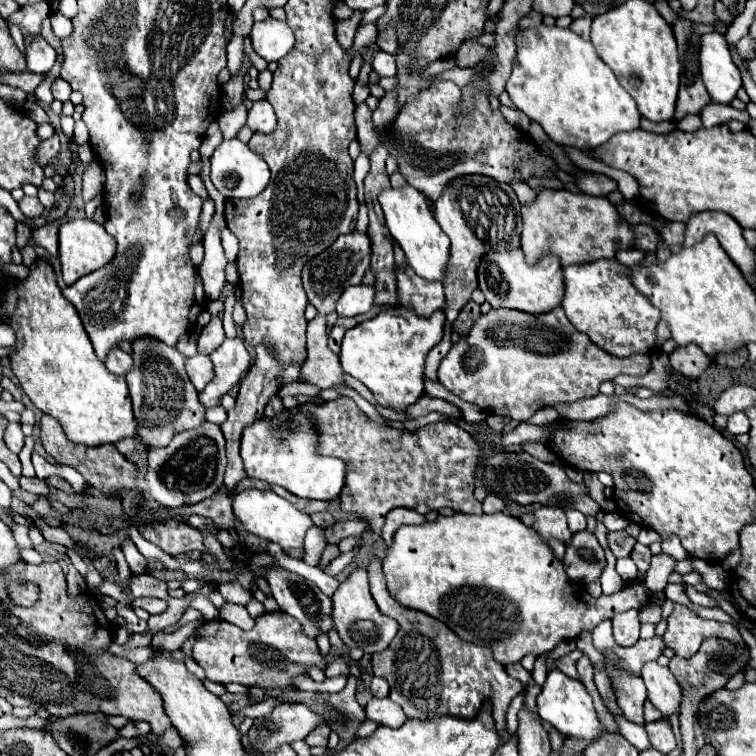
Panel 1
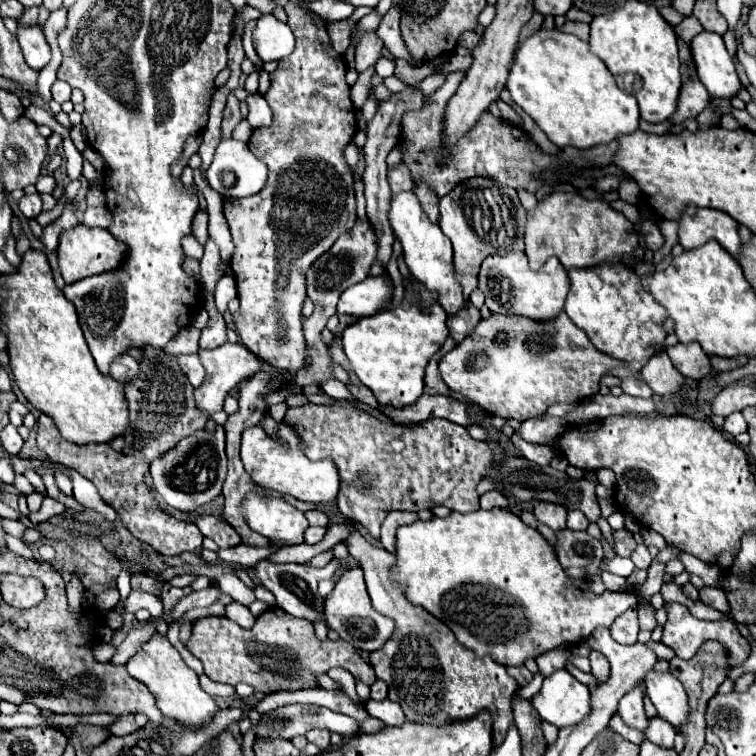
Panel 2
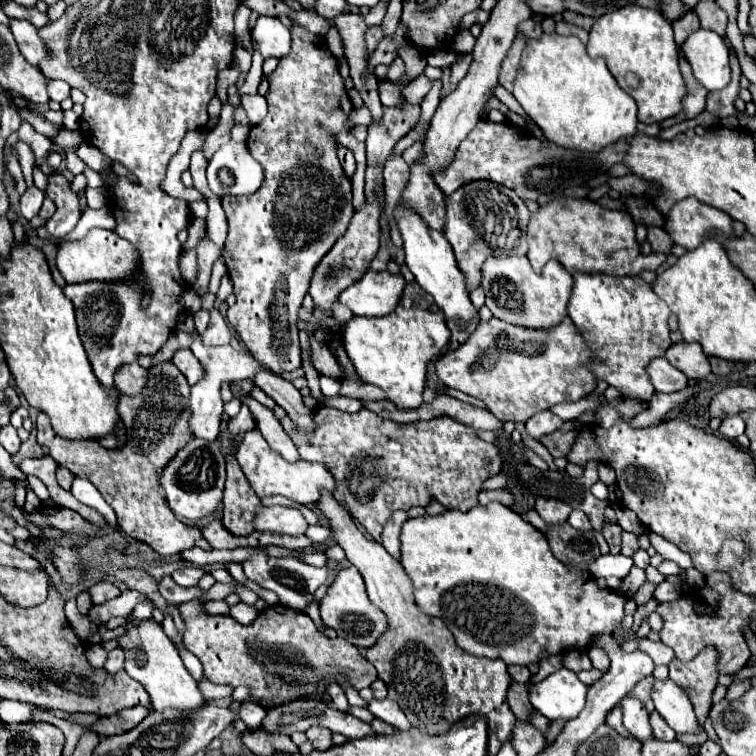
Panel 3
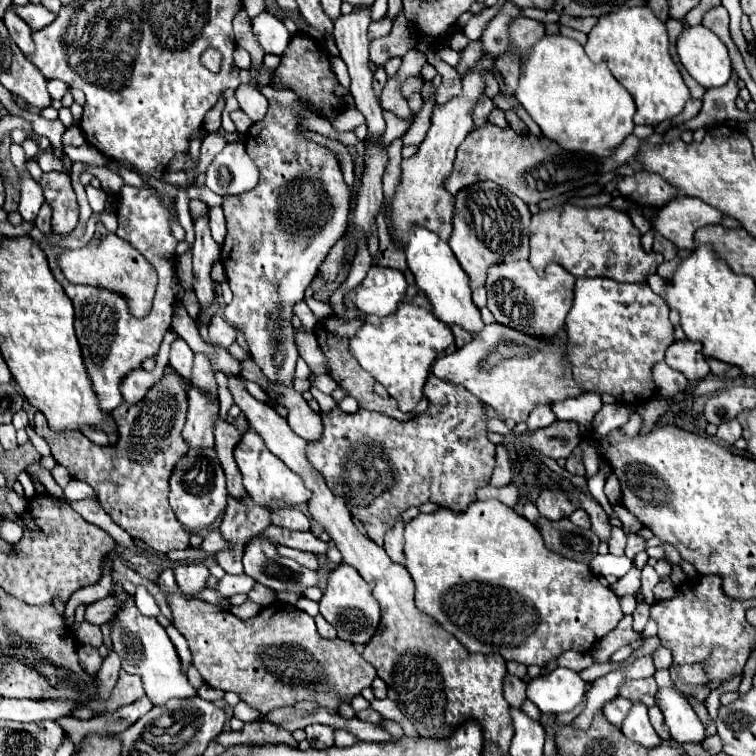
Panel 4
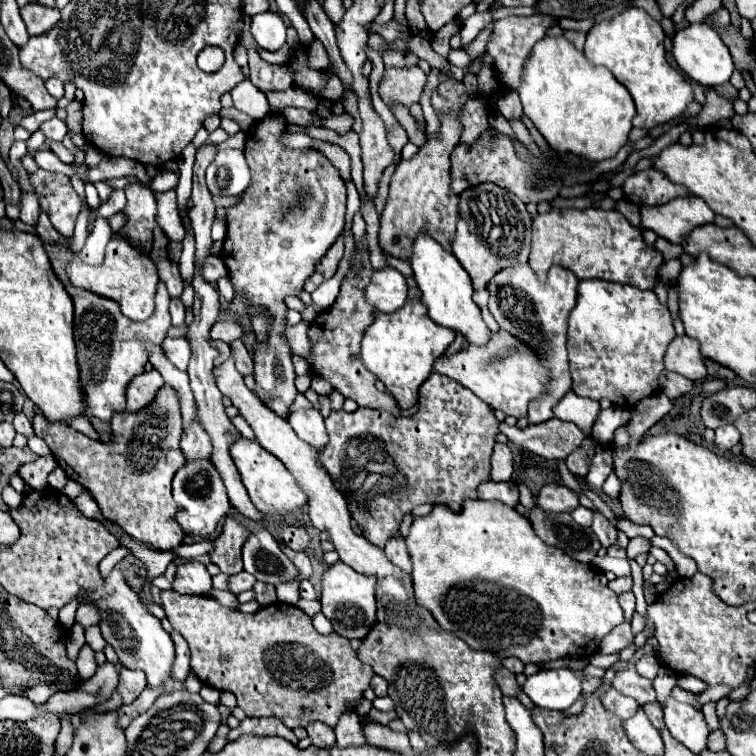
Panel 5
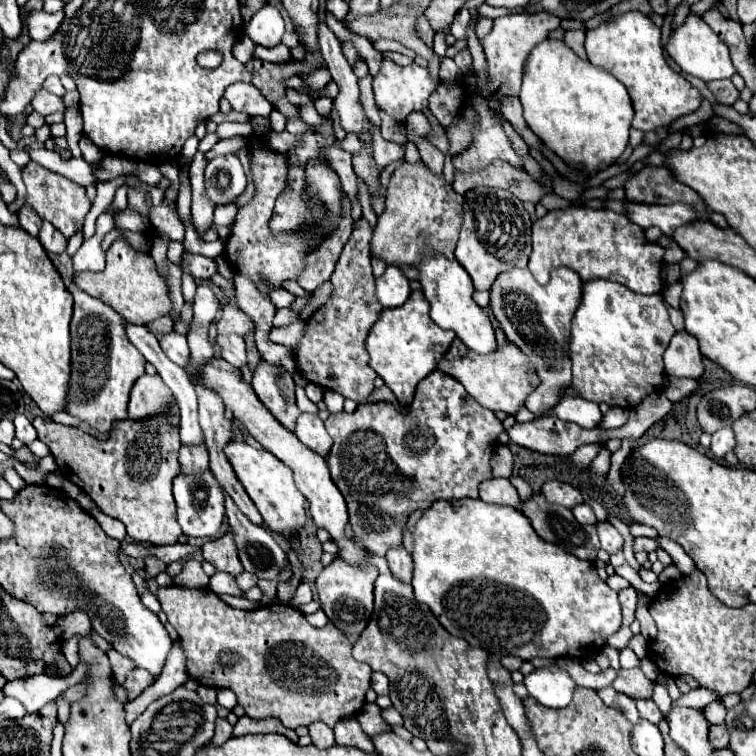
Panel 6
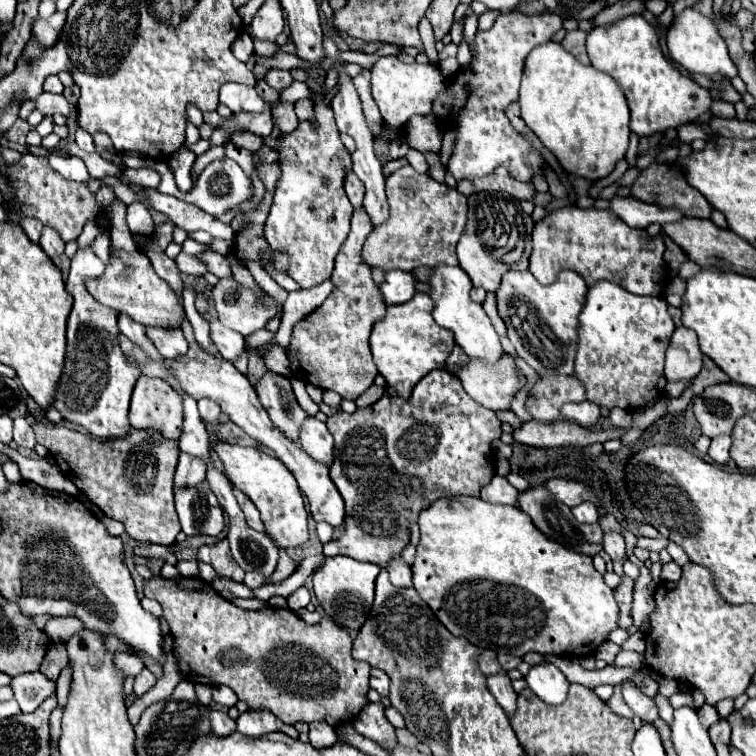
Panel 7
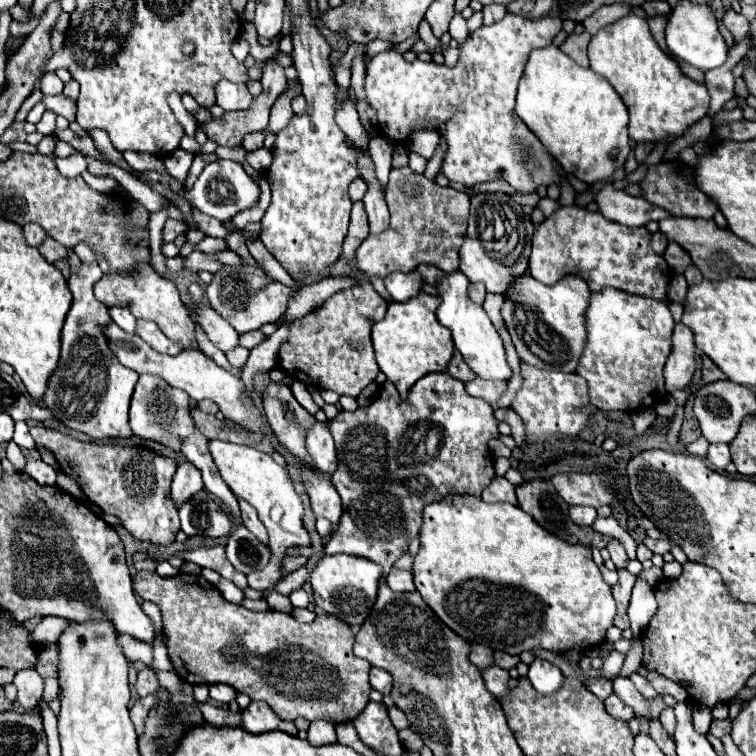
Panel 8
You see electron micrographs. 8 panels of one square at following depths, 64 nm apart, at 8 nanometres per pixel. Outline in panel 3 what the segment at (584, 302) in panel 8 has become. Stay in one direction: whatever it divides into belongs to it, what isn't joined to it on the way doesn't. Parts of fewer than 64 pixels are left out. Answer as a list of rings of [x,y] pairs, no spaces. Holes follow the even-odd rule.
[[[492,256],[482,266],[480,286],[486,292],[486,306],[496,318],[528,328],[554,328],[560,318],[566,316],[572,276],[556,260],[550,260],[546,264],[546,270],[536,274],[526,256]],[[538,412],[538,414],[534,414],[524,426],[526,426],[526,434],[528,434],[530,438],[540,440],[540,438],[552,434],[554,430],[558,430],[562,424],[564,424],[564,422],[562,422],[558,416],[554,416],[552,412]]]

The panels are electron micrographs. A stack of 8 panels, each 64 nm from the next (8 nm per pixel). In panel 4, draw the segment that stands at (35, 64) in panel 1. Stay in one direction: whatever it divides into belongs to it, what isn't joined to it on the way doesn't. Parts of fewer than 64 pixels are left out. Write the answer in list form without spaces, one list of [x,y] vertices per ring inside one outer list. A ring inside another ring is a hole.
[[[6,10],[6,14],[4,14],[4,24],[6,24],[12,40],[18,44],[18,48],[20,48],[26,56],[34,54],[34,40],[32,40],[32,30],[30,30],[30,26],[28,26],[22,18],[18,18],[12,10]]]

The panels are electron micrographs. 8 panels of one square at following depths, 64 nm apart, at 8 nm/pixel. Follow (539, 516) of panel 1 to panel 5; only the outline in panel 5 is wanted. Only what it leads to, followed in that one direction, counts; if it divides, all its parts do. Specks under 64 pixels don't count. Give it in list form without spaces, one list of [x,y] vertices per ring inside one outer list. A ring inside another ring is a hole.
[[[546,484],[538,498],[536,498],[538,506],[546,512],[552,514],[562,514],[562,512],[572,512],[578,506],[578,496],[566,488],[566,486],[558,486],[558,484]]]

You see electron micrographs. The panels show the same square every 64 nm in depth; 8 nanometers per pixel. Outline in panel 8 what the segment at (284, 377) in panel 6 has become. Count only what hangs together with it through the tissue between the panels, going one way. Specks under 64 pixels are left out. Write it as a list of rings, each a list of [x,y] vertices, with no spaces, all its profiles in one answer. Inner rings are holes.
[[[268,382],[264,394],[264,412],[266,418],[278,436],[278,440],[292,452],[300,462],[314,466],[312,458],[304,448],[304,434],[308,426],[314,424],[314,416],[308,414],[294,398],[292,390],[284,382]]]

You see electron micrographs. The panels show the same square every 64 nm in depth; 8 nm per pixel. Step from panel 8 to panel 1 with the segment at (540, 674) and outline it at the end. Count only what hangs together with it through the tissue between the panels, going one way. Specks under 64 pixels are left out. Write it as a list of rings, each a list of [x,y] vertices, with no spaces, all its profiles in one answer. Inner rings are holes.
[[[550,670],[548,678],[542,686],[542,692],[538,696],[538,714],[542,720],[550,722],[562,736],[570,736],[576,740],[584,740],[586,744],[598,742],[604,736],[604,726],[600,724],[592,698],[586,692],[584,684],[576,678],[568,678],[560,670]]]

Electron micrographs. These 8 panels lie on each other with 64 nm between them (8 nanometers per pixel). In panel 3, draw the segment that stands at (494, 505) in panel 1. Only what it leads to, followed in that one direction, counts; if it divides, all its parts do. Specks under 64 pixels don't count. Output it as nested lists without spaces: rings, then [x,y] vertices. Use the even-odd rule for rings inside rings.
[[[484,490],[484,492],[480,492],[480,504],[482,506],[486,506],[486,504],[490,504],[490,502],[500,502],[500,504],[504,504],[504,506],[512,506],[512,494],[510,492],[506,492],[506,490]]]

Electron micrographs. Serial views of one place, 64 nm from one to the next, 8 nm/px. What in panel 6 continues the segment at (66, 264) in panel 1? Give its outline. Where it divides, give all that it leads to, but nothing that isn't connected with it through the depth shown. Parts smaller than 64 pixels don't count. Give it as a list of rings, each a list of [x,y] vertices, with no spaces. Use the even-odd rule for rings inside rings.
[[[116,240],[108,248],[106,268],[102,272],[78,272],[74,274],[74,284],[90,296],[96,296],[102,302],[110,304],[120,316],[136,324],[148,324],[158,316],[168,314],[172,308],[166,282],[158,276],[152,256],[134,250],[126,240]]]

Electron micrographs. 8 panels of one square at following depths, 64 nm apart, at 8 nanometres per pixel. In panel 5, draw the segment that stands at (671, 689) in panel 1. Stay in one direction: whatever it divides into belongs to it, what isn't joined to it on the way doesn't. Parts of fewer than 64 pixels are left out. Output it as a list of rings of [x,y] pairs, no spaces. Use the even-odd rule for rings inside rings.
[[[668,696],[664,702],[664,722],[670,734],[694,754],[700,754],[706,748],[706,720],[702,712],[694,710],[690,704],[682,704],[674,696]]]

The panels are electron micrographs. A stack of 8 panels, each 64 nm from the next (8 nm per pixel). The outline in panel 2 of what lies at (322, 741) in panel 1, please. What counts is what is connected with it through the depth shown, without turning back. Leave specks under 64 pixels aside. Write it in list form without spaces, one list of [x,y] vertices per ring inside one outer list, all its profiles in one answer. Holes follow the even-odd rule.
[[[310,730],[306,738],[308,742],[316,744],[320,750],[326,750],[330,746],[330,730]]]

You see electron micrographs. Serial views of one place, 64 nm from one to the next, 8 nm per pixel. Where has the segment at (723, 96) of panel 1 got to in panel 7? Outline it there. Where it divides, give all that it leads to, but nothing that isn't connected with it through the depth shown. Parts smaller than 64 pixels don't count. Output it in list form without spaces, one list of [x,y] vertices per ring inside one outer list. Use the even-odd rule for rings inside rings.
[[[686,8],[670,26],[668,30],[668,52],[670,56],[690,74],[704,74],[708,78],[712,76],[724,76],[724,78],[734,78],[738,74],[734,62],[728,56],[726,42],[718,34],[716,26],[712,24],[710,18],[698,14],[692,8]]]

